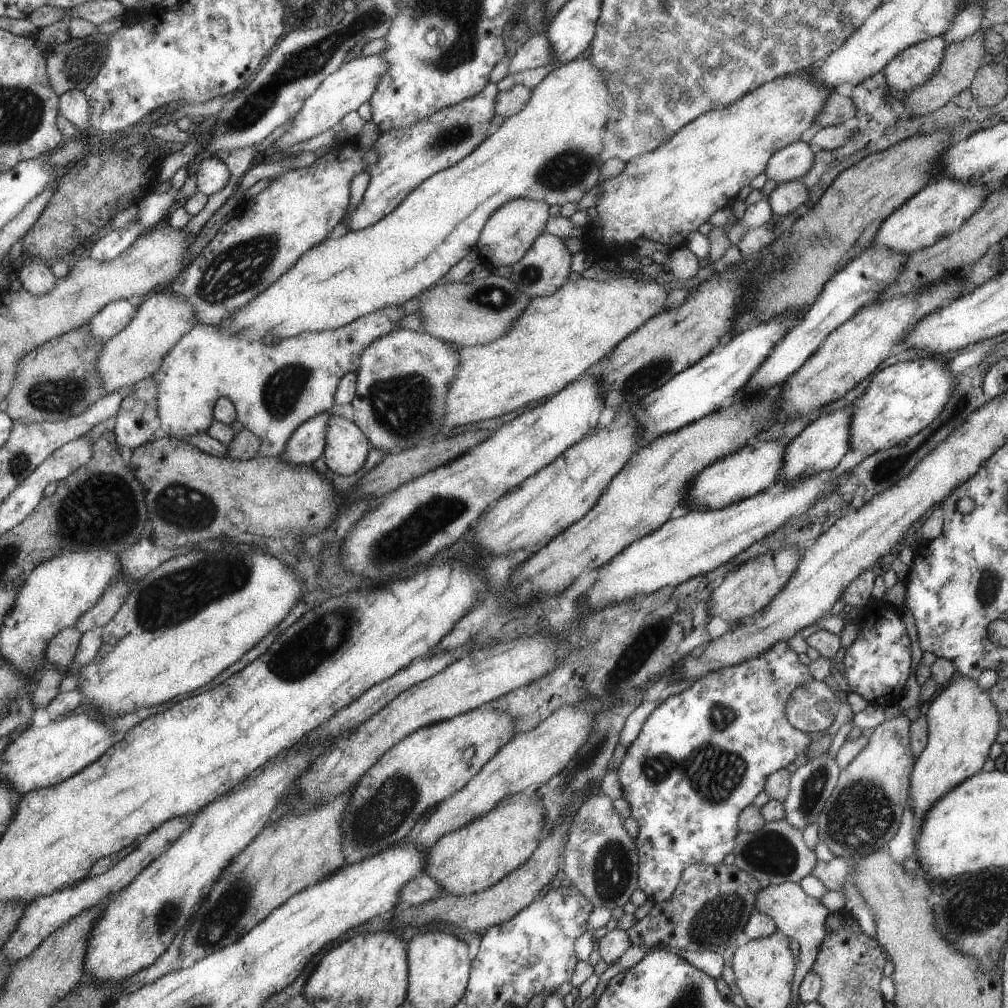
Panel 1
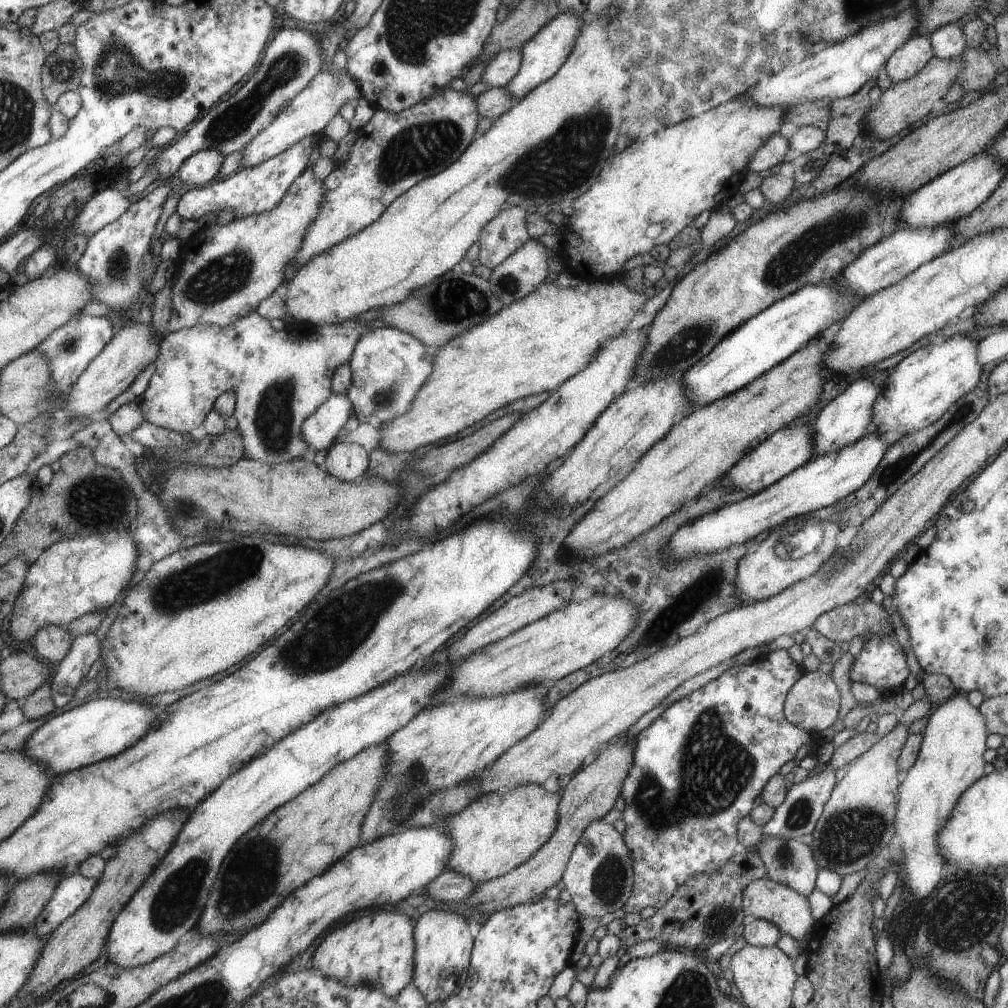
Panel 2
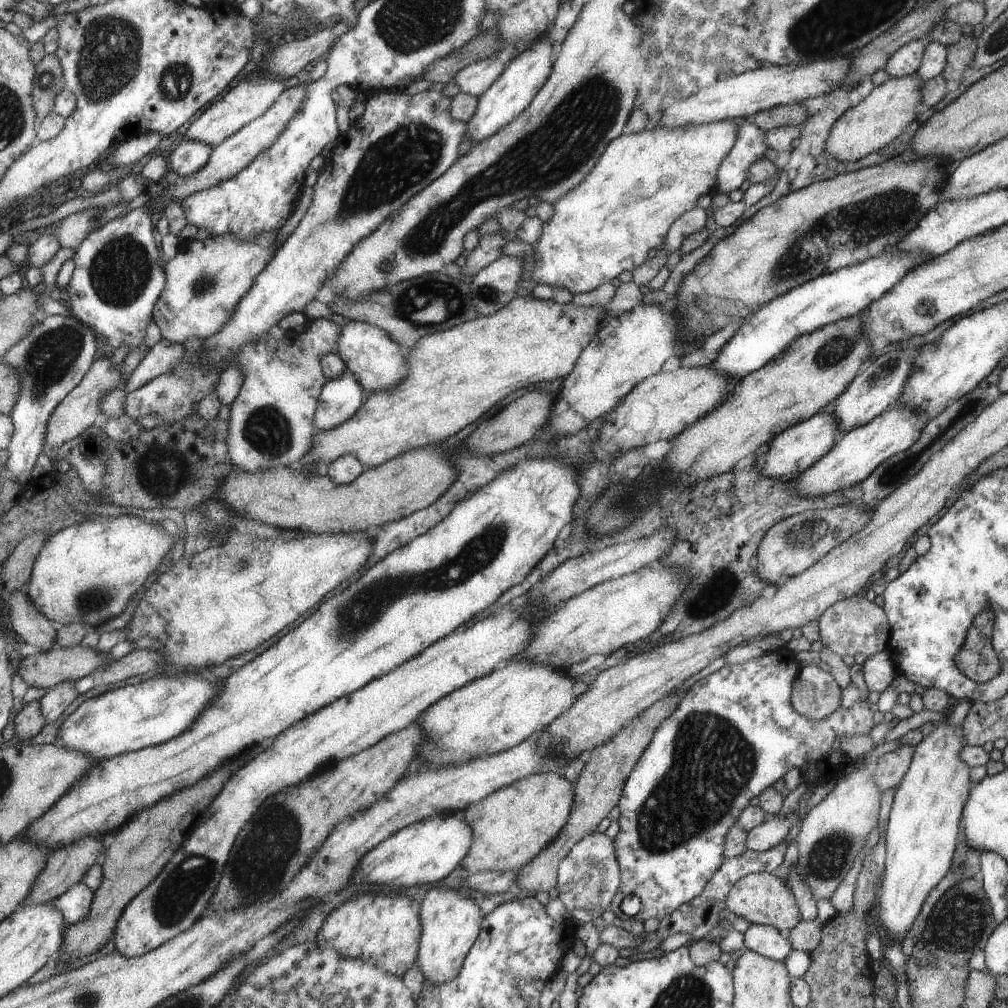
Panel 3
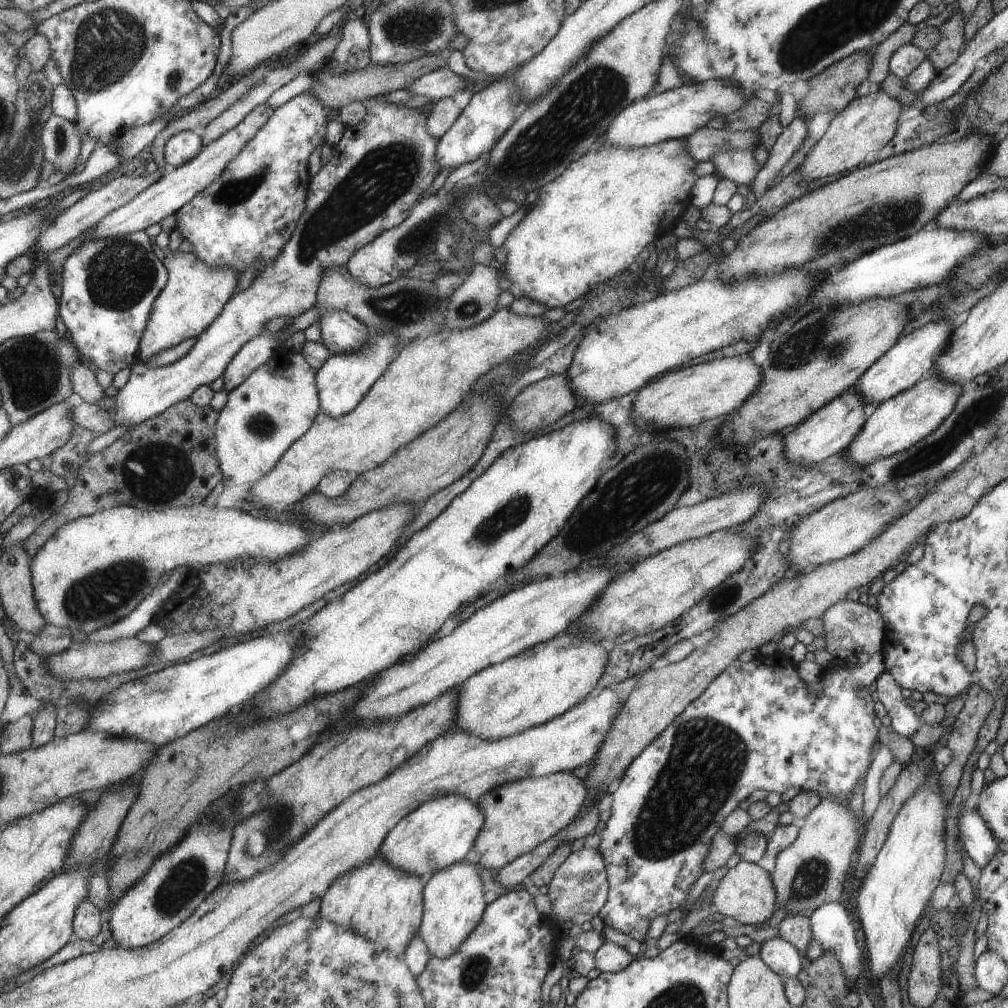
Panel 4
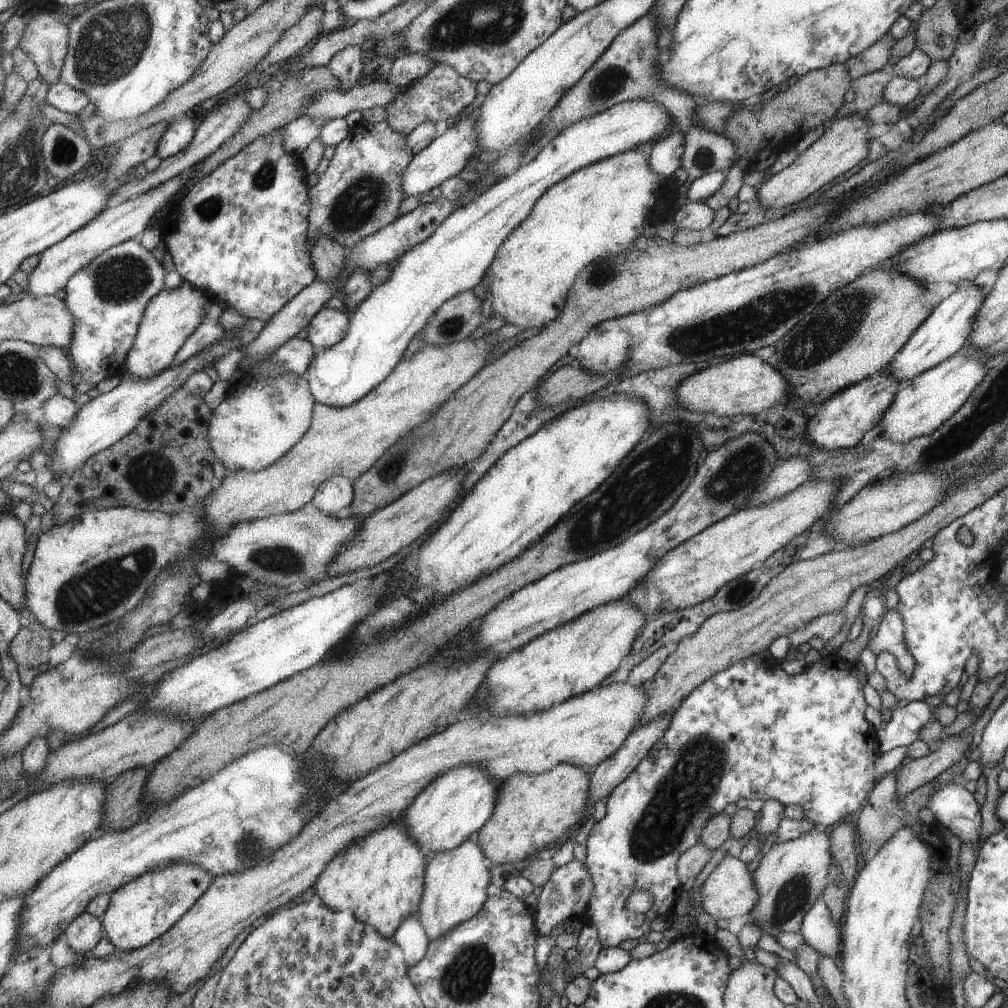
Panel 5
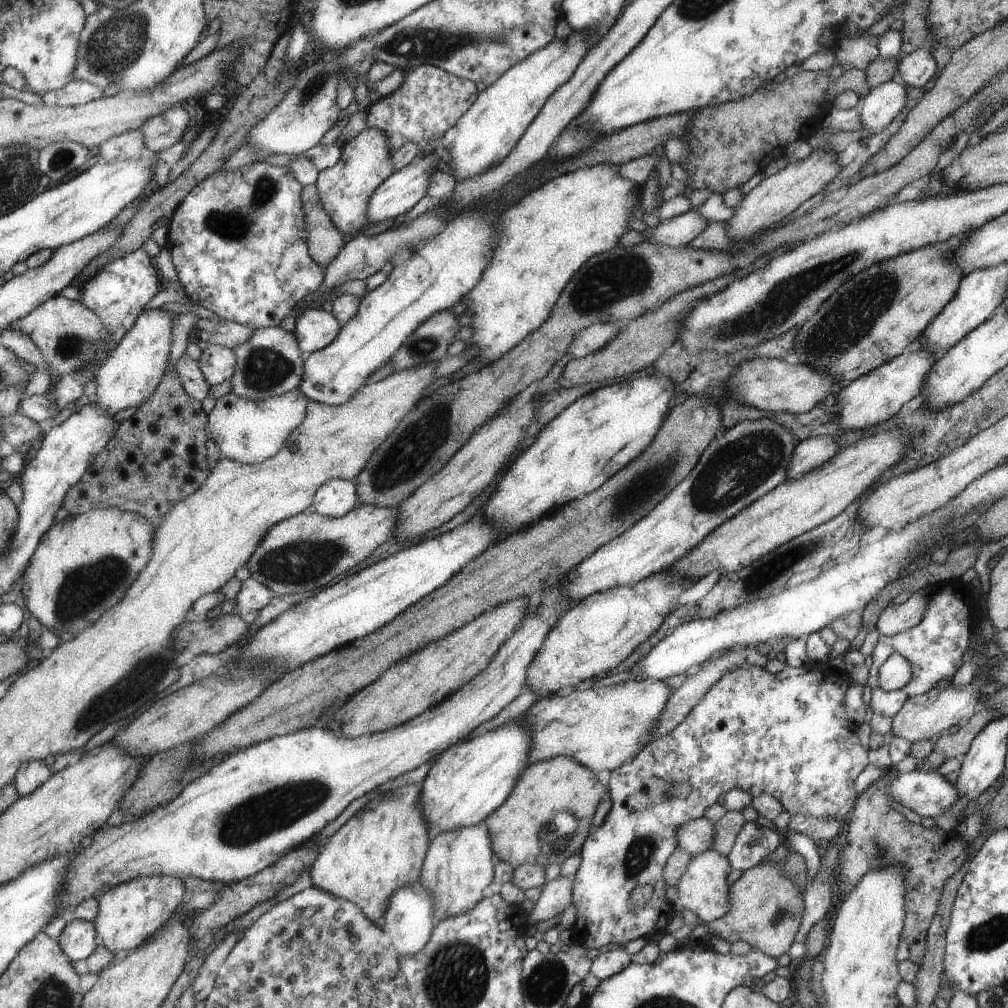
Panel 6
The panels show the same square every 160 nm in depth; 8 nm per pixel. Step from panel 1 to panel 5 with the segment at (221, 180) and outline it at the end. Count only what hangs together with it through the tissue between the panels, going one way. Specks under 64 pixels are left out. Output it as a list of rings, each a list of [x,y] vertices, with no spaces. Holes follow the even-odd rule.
[[[181,116],[171,120],[172,124],[164,134],[158,146],[157,155],[166,159],[185,150],[195,138],[197,119]]]

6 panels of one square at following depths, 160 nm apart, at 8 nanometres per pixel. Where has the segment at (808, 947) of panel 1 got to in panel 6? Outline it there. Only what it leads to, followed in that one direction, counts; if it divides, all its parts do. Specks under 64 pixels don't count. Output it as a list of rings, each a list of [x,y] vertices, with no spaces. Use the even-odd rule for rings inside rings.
[[[707,849],[705,852],[693,855],[688,862],[688,867],[675,885],[679,893],[671,906],[676,912],[681,912],[684,908],[691,910],[702,923],[714,921],[727,914],[730,909],[730,886],[727,886],[725,878],[729,871],[727,857],[719,854],[715,849]]]

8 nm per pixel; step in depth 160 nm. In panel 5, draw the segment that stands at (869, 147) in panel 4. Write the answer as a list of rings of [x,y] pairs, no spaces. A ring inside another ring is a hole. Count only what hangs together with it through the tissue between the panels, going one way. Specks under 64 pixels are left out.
[[[863,112],[851,113],[832,120],[821,136],[787,167],[772,175],[769,180],[758,186],[755,197],[757,205],[763,208],[783,208],[807,198],[813,191],[821,188],[836,176],[847,172],[865,158],[868,151],[866,132],[871,126],[862,116]]]

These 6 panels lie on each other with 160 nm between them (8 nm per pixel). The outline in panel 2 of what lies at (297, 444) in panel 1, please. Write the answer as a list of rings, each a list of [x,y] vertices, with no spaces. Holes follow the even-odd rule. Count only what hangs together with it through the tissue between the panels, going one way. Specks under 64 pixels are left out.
[[[329,394],[327,401],[302,423],[302,436],[315,451],[325,451],[333,445],[338,431],[346,423],[353,404],[346,394]]]

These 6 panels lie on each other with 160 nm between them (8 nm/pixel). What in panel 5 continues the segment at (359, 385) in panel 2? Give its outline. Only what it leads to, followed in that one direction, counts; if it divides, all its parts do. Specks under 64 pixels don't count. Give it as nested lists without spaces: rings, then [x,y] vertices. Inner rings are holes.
[[[319,309],[306,326],[306,339],[317,349],[333,346],[346,336],[350,315],[338,309]]]

